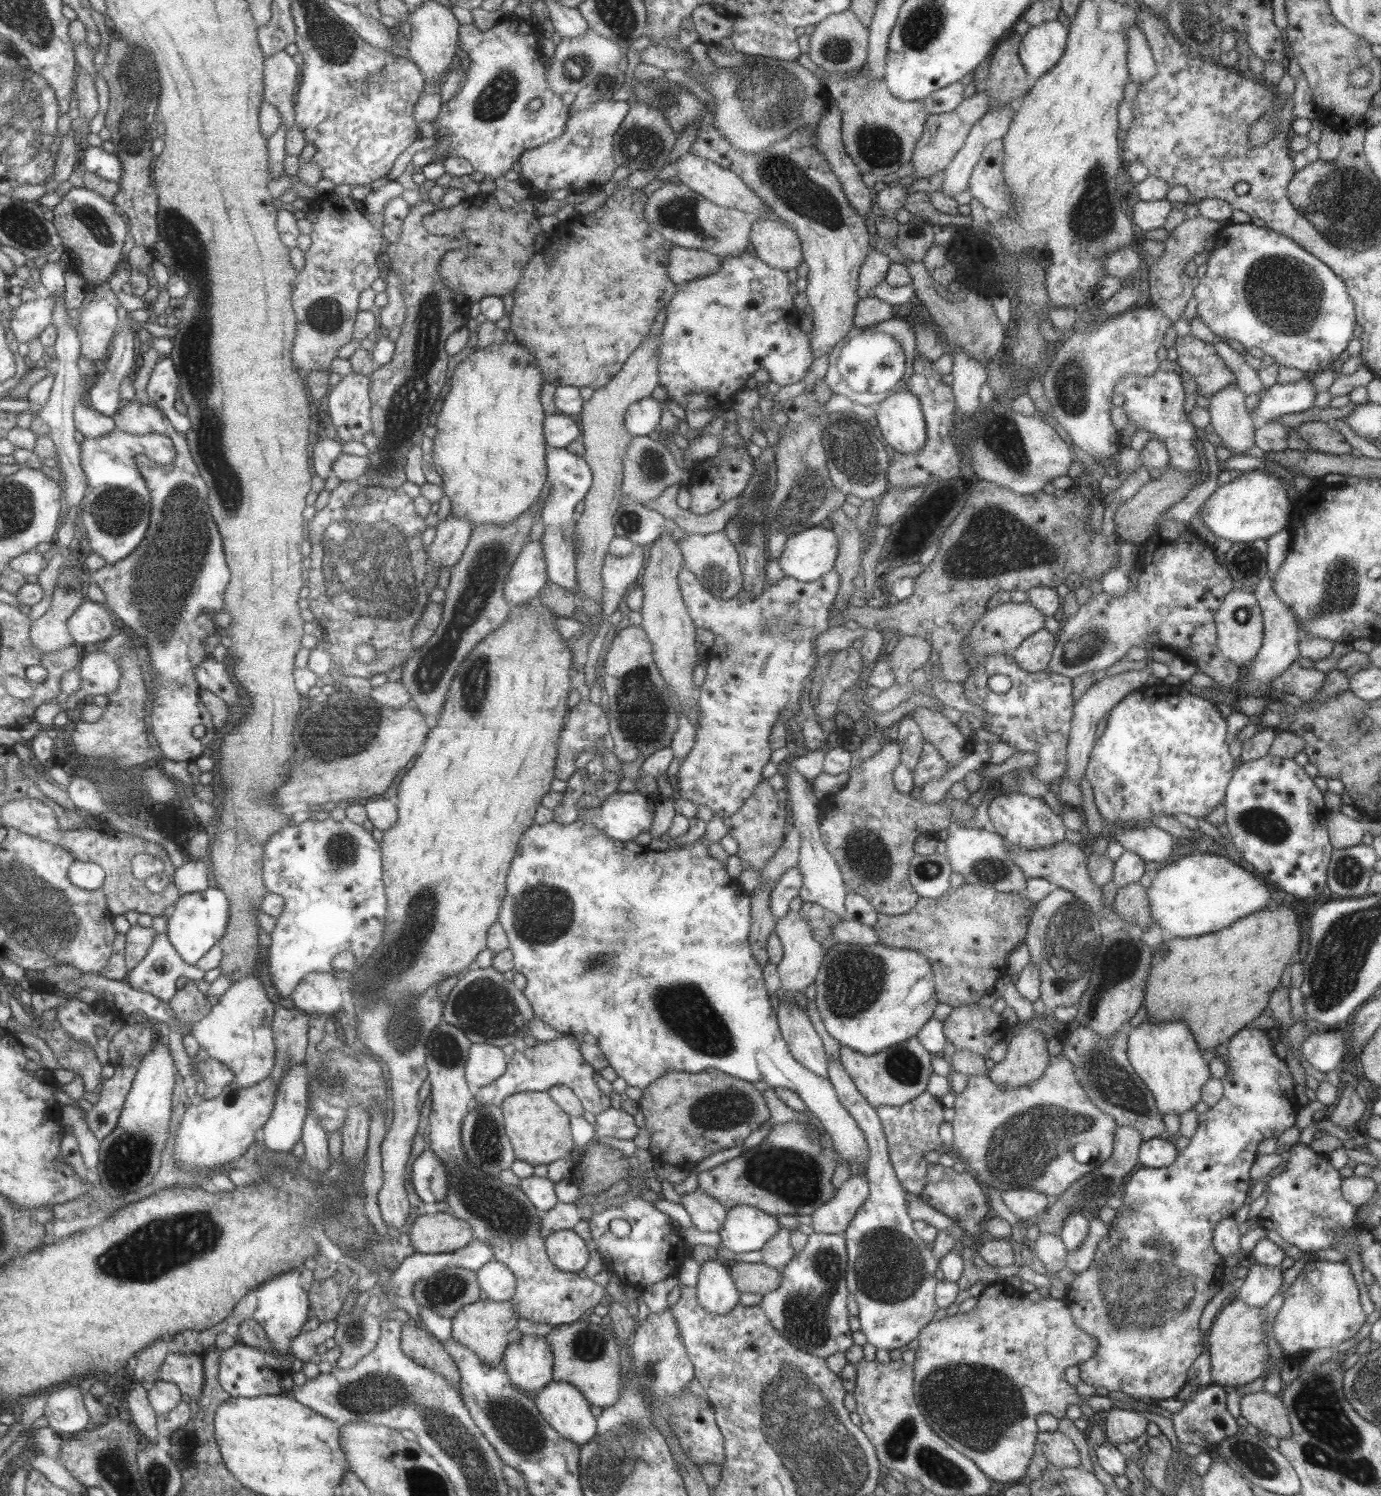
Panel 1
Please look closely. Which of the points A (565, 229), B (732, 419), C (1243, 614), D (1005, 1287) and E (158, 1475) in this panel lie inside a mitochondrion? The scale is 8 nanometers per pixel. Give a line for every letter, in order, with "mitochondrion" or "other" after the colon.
A: other
B: other
C: mitochondrion
D: other
E: mitochondrion

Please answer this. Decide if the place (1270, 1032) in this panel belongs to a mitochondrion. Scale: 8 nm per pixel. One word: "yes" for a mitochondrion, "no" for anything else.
no

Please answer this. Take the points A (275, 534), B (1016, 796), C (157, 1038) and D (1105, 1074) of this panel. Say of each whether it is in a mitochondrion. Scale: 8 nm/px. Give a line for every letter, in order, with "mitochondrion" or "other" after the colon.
A: other
B: other
C: other
D: mitochondrion

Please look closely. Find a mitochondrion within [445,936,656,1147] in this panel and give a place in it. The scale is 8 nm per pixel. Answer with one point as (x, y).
(486, 1008)

